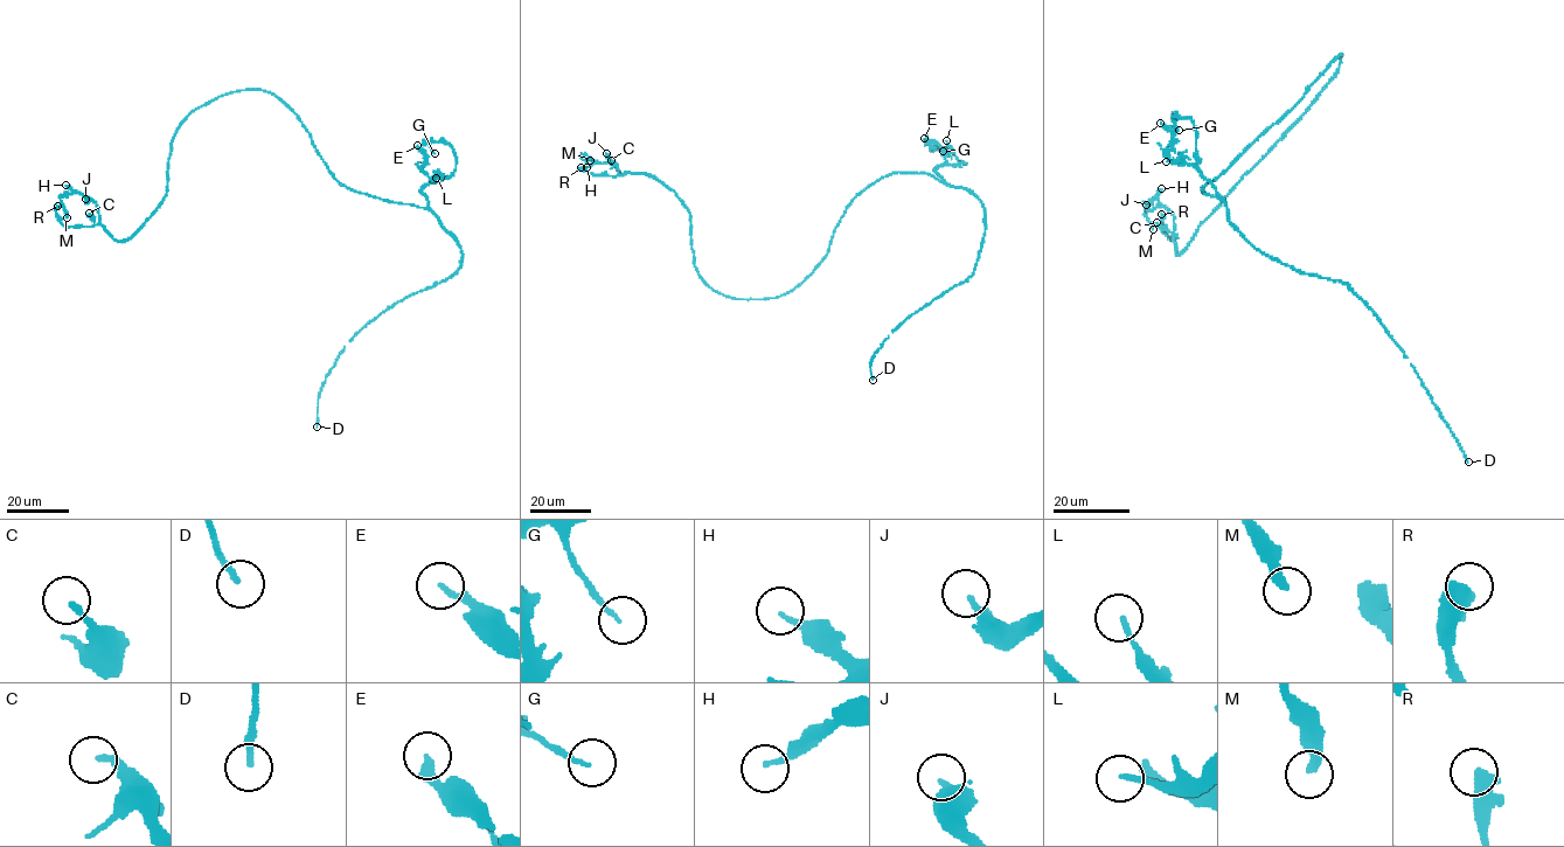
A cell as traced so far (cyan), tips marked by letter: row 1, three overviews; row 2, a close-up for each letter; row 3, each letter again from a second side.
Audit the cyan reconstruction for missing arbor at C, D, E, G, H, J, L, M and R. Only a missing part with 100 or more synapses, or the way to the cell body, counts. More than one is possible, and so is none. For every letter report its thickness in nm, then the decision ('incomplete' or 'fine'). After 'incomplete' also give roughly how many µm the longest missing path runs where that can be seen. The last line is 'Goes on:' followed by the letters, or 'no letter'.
C: 180 nm thick; fine
D: 180 nm thick; fine
E: 260 nm thick; fine
G: 110 nm thick; fine
H: 150 nm thick; fine
J: 320 nm thick; fine
L: 140 nm thick; fine
M: 320 nm thick; fine
R: 550 nm thick; fine
Goes on: no letter

